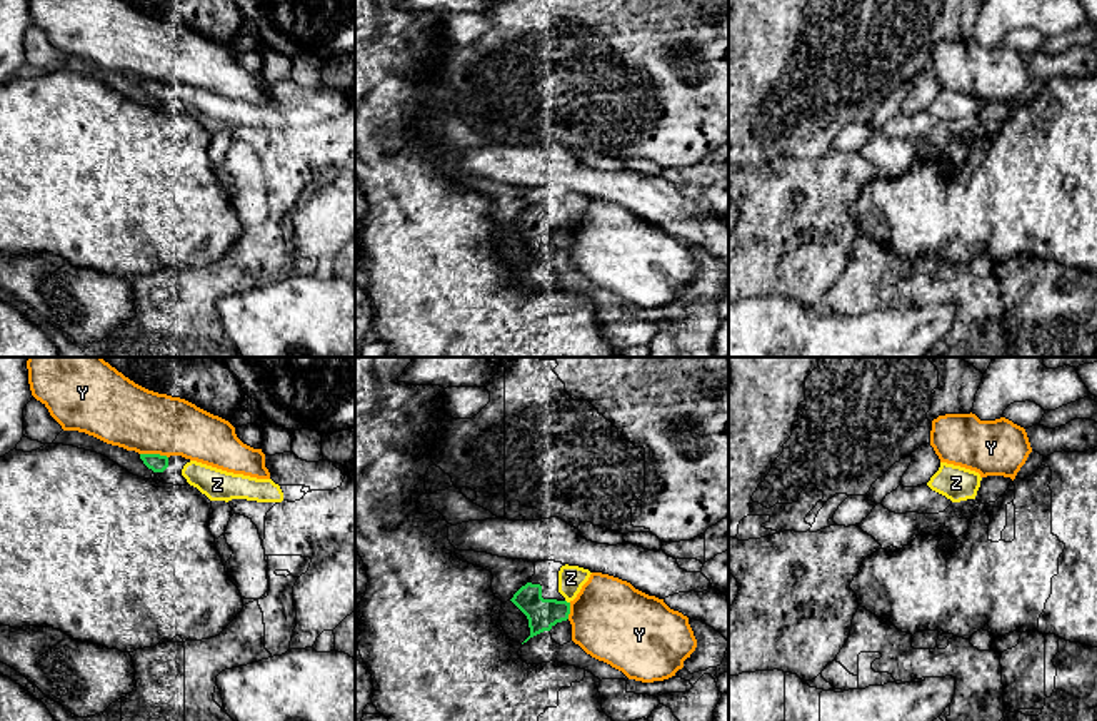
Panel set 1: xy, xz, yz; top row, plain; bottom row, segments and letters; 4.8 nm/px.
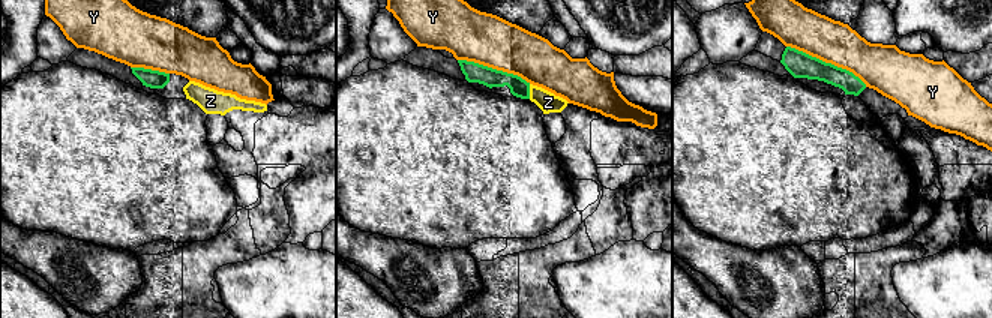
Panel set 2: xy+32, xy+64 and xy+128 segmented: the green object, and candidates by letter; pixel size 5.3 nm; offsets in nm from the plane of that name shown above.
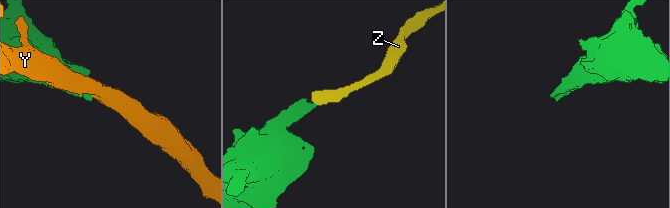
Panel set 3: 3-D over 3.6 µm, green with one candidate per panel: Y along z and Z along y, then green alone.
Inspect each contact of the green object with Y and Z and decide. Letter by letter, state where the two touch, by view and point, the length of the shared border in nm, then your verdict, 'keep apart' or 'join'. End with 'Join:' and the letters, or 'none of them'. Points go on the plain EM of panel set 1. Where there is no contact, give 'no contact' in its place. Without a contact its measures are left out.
Y: meets green in xy at (154, 80); contact 140 nm long; keep apart
Z: meets green in xz at (566, 227); contact 30 nm long; join
Join: Z

